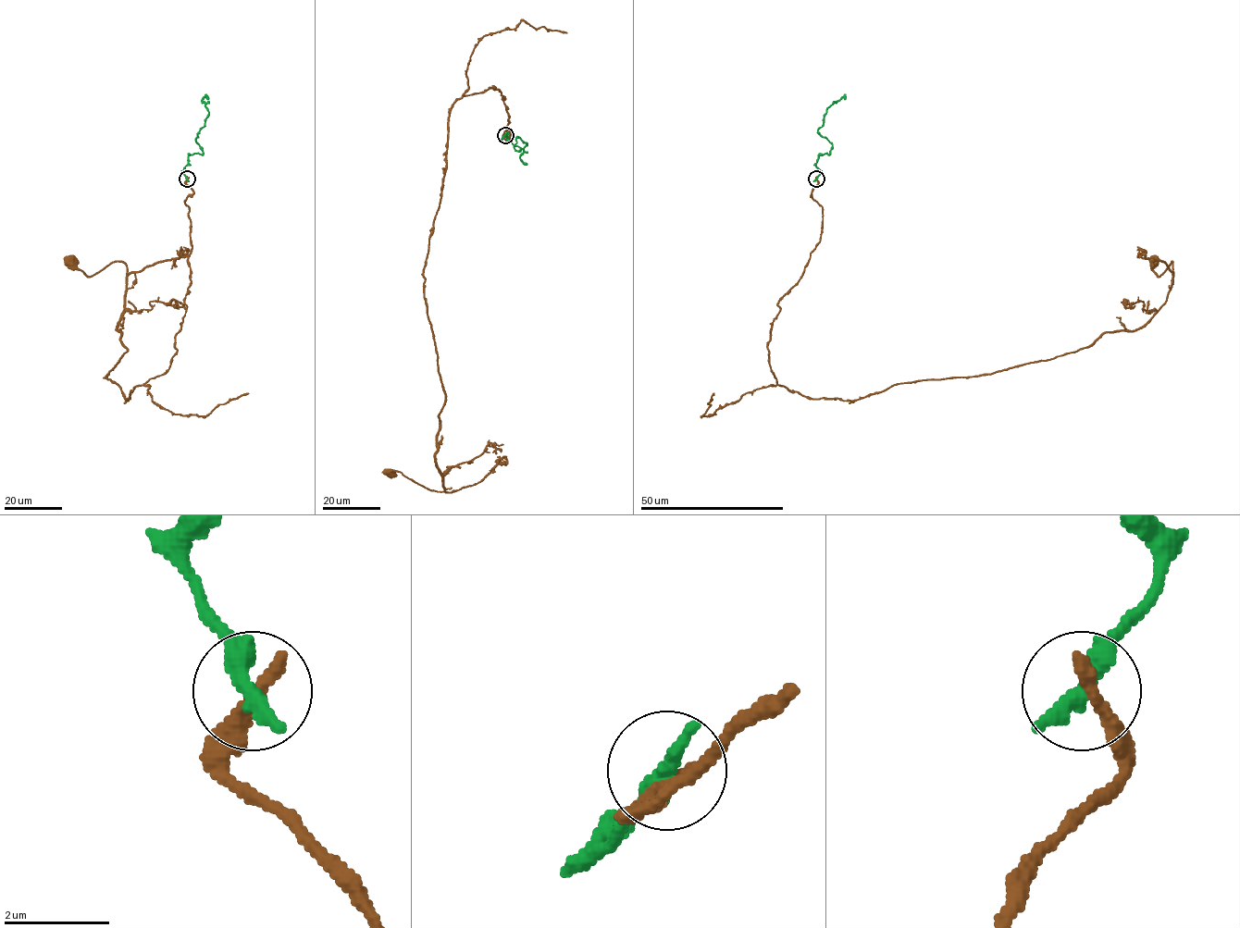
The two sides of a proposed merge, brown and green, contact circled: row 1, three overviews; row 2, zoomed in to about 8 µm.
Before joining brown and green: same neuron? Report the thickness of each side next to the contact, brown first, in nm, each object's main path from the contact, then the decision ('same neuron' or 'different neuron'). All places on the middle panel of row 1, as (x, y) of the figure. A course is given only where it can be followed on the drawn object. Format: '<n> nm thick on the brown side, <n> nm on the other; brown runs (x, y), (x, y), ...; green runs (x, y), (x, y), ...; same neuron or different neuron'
360 nm thick on the brown side, 480 nm on the other; brown runs (505, 135), (493, 86), (450, 110), (424, 268), (444, 395), (435, 458), (444, 491), (390, 474); green runs (505, 135), (502, 139), (505, 134), (520, 147), (516, 151), (518, 136), (526, 144), (520, 156), (526, 165); different neuron

